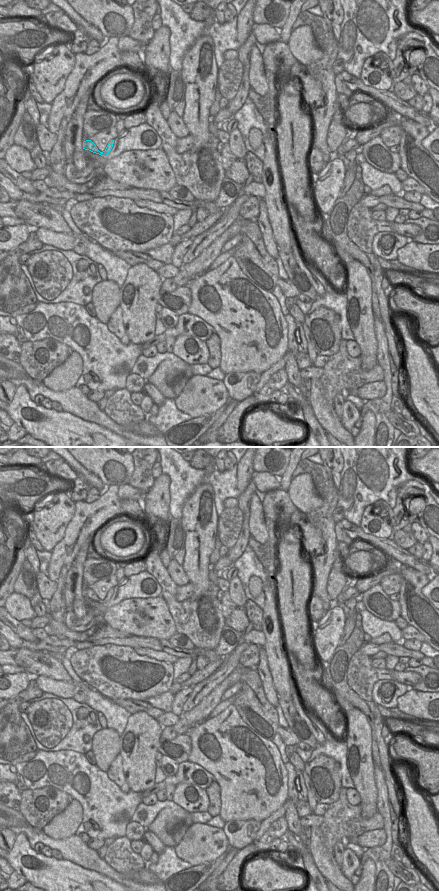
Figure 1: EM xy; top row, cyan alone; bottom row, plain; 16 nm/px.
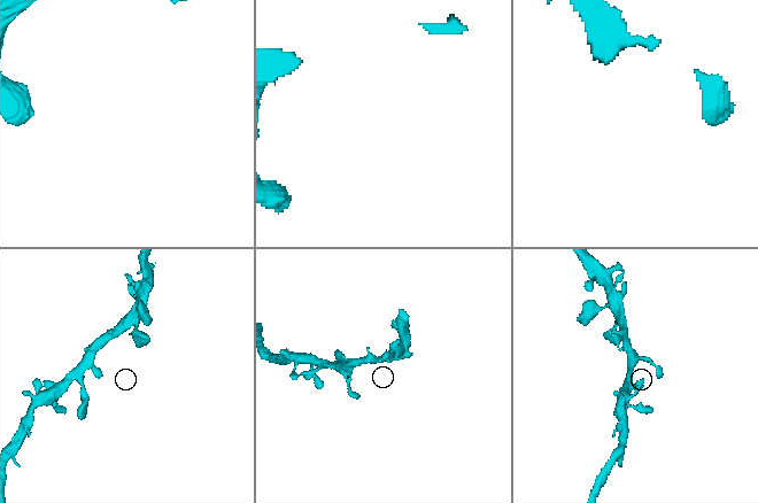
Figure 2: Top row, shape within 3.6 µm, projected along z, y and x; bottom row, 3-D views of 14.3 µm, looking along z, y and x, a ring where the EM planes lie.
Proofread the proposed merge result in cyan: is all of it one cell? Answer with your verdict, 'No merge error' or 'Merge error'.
No merge error.

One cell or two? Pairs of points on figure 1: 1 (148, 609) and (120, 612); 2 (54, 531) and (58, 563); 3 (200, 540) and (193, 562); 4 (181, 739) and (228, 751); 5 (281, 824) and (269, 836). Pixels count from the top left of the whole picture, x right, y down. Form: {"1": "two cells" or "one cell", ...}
{"1": "one cell", "2": "two cells", "3": "one cell", "4": "two cells", "5": "one cell"}

